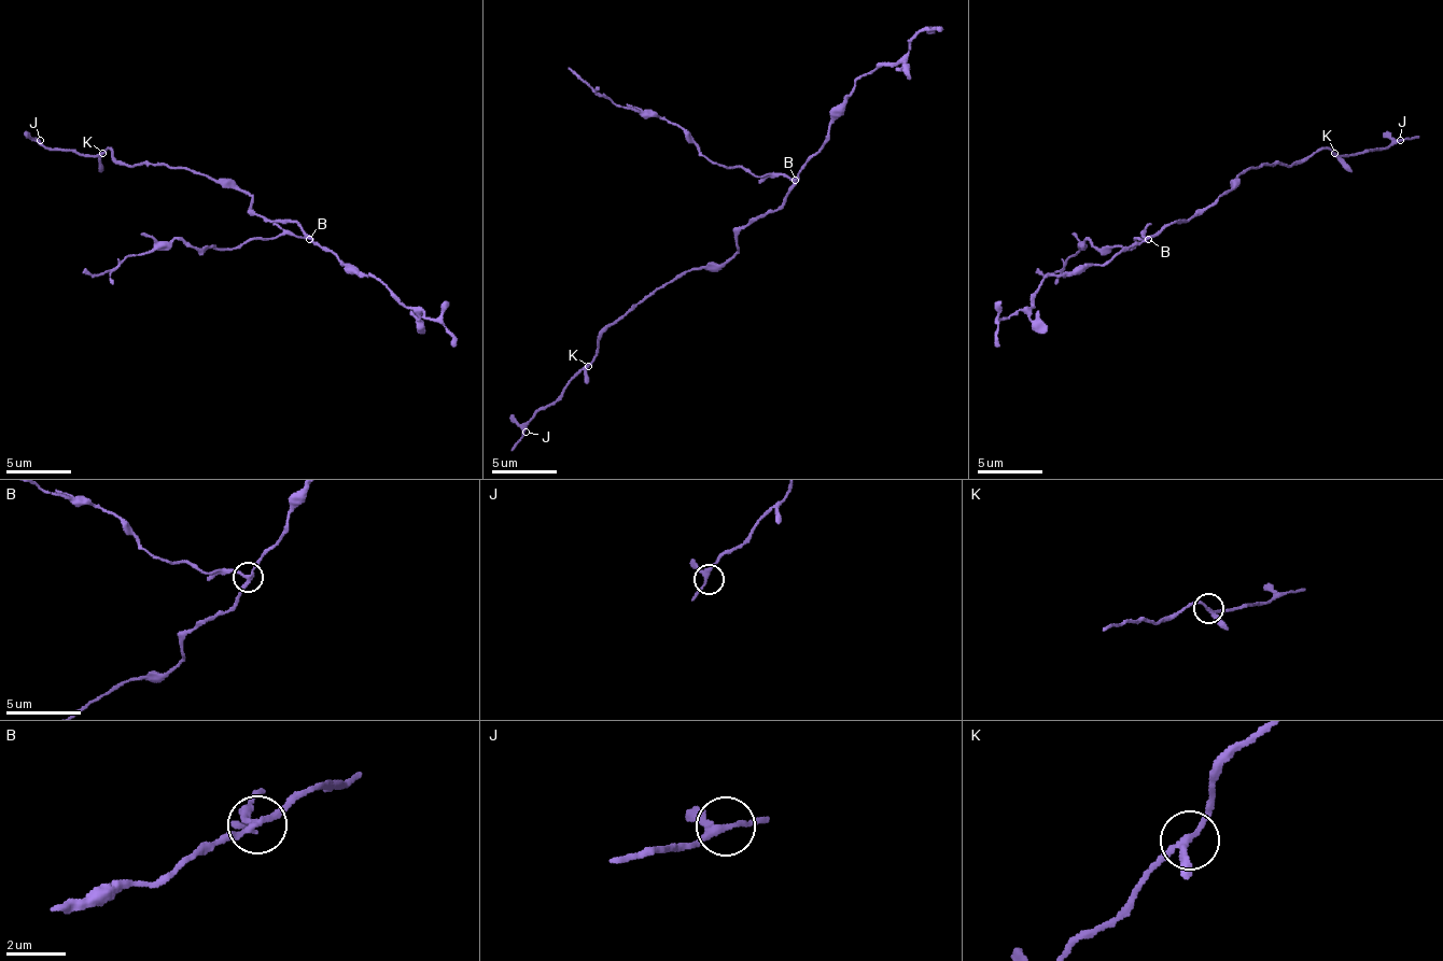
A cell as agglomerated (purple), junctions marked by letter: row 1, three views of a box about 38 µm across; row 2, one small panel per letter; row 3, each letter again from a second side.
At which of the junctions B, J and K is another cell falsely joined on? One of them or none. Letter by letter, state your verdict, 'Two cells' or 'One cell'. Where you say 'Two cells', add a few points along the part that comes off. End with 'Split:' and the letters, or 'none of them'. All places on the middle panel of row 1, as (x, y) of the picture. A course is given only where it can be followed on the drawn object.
B: Two cells. Course of the part to remove: (794, 181), (781, 174), (755, 178), (734, 168), (712, 165), (686, 131), (660, 115), (614, 106), (569, 67)
J: One cell
K: One cell
Split: B

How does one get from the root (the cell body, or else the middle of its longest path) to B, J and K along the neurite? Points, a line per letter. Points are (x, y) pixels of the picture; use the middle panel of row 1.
B: (741, 229), (771, 213), (784, 200), (794, 181)
J: (741, 229), (738, 249), (728, 258), (676, 276), (620, 314), (601, 334), (594, 356), (529, 422), (526, 432)
K: (741, 229), (738, 249), (728, 258), (676, 276), (620, 314), (601, 334), (594, 359), (588, 366)

